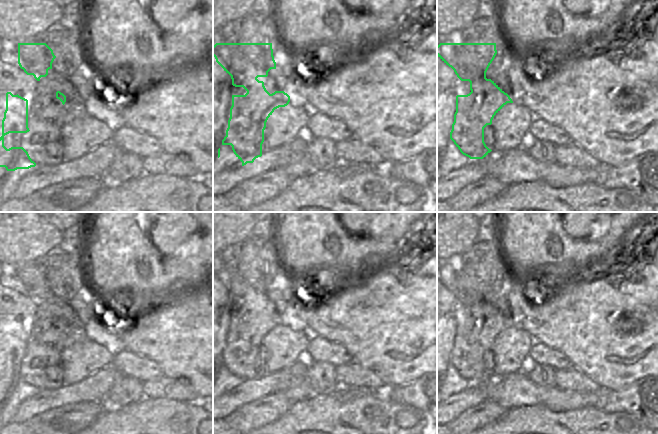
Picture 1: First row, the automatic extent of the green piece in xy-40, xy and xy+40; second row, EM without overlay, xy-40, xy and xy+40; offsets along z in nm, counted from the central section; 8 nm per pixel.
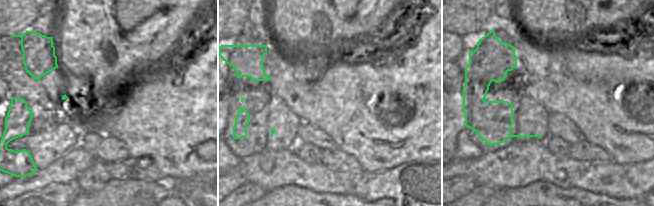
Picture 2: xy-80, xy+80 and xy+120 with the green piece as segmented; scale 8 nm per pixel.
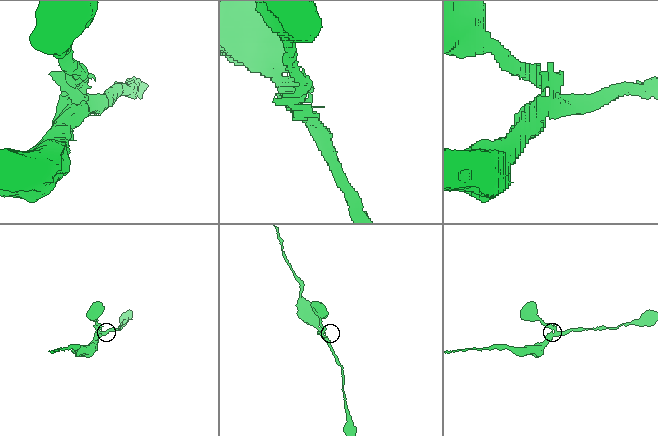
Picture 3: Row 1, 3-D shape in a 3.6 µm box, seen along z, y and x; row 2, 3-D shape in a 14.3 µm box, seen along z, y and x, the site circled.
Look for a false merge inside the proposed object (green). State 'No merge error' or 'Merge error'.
No merge error

